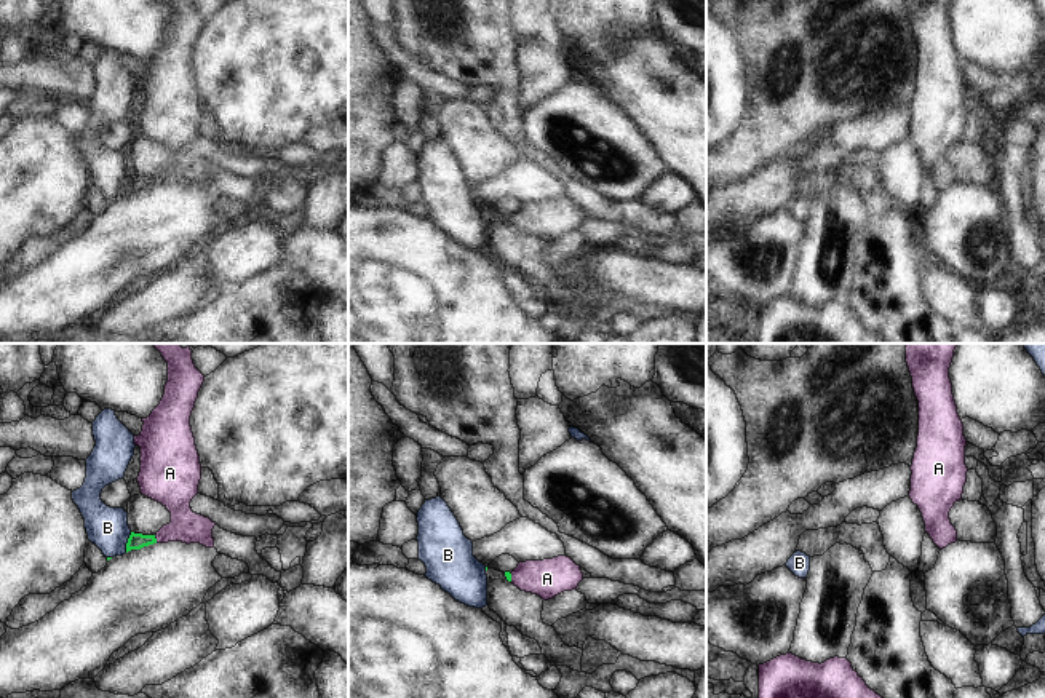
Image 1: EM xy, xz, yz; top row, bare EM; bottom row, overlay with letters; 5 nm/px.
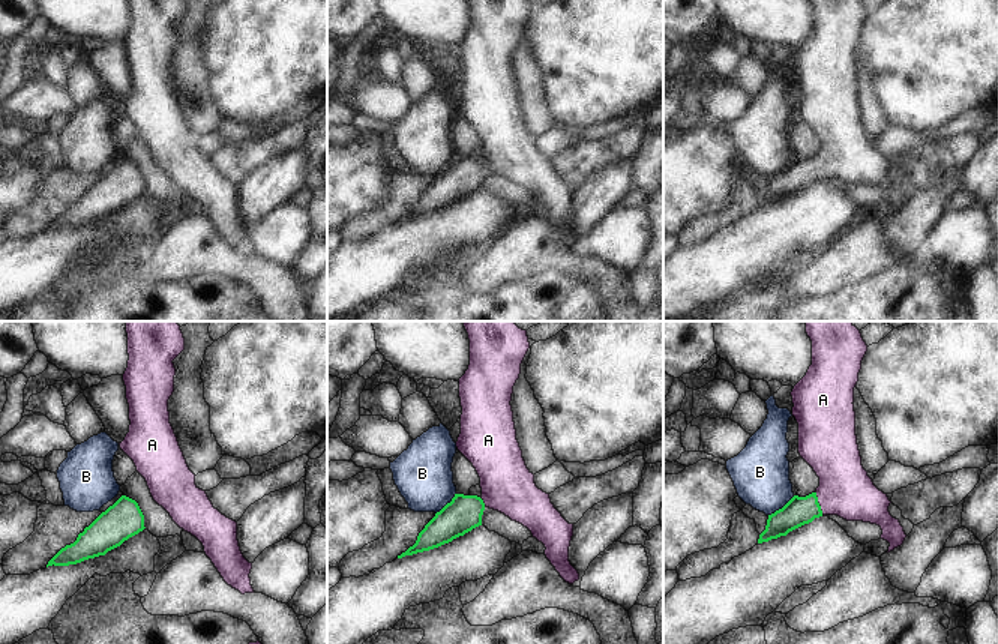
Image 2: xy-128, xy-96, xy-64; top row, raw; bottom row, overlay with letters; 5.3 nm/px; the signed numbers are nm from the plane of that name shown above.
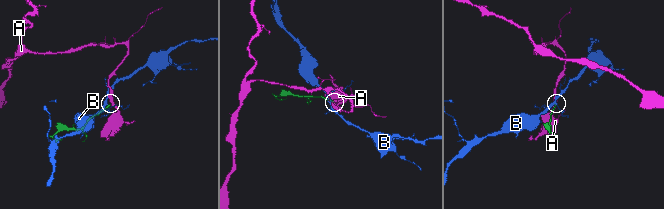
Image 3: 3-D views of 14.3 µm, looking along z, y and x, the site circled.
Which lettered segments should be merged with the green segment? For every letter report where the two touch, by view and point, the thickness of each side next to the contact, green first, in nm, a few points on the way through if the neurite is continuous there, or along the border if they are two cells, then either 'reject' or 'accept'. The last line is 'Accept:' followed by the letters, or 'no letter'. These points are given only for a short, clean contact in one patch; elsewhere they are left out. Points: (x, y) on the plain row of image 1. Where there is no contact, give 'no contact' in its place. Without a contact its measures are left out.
A: meets green in xy at (155, 181); 80 nm thick on the green side, 160 nm on the other; runs through xy (136, 182), (155, 181), (176, 165), (173, 134); accept
B: meets green in xy at (128, 184); 80 nm thick on the green side, 220 nm on the other; border along xy (131, 174), (125, 194); reject
Accept: A

